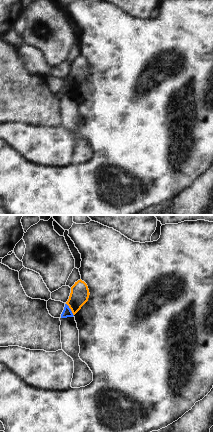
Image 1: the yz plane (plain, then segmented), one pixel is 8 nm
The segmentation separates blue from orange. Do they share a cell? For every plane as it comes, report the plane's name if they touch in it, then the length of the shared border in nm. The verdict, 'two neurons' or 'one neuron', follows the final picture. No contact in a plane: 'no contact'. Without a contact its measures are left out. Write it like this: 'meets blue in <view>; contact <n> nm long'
meets blue in yz; contact 120 nm long

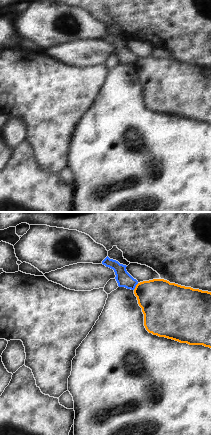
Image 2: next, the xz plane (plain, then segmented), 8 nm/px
meets blue in xz; contact 70 nm long

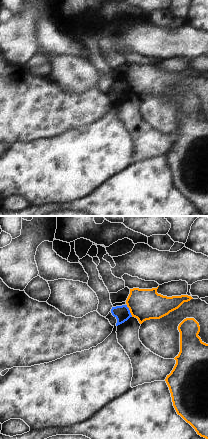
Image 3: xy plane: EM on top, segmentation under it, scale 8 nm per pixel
meets blue in xy; contact 110 nm long

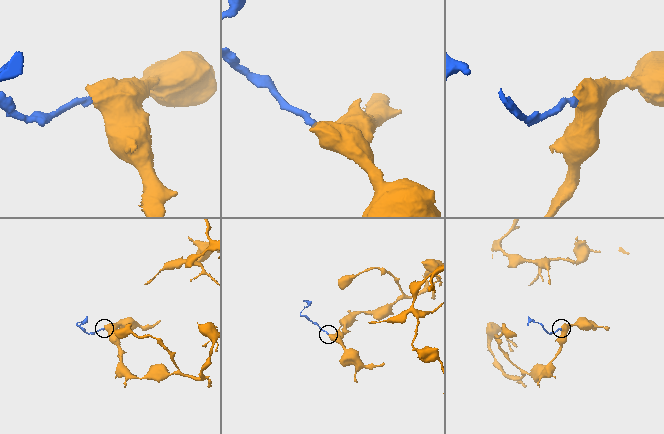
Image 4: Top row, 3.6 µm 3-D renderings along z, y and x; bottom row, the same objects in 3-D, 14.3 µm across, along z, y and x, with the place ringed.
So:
two neurons

